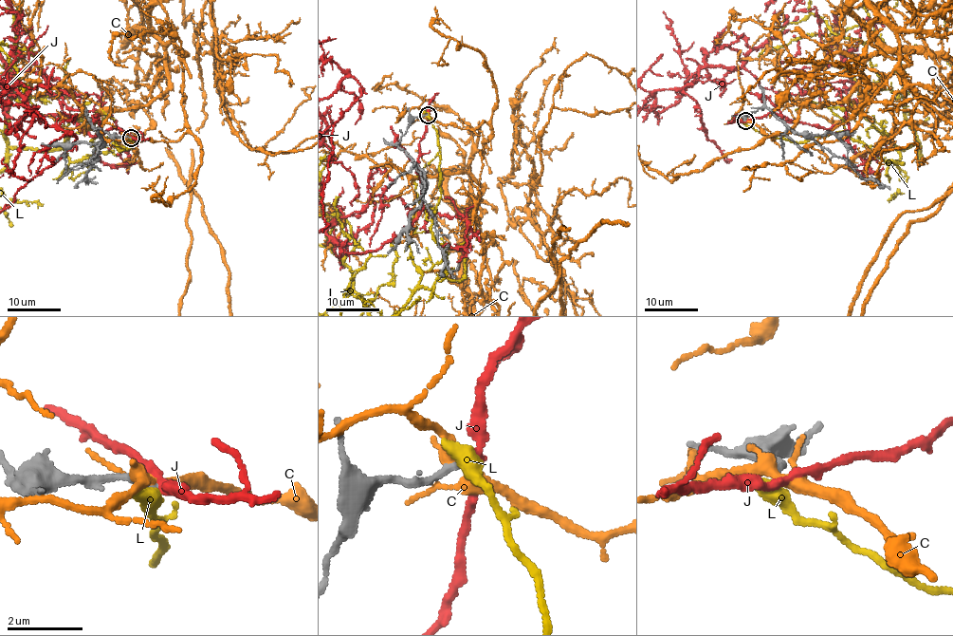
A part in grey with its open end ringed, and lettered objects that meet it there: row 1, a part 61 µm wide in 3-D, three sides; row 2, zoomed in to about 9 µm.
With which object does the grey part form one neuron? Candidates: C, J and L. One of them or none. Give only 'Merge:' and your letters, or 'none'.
Merge: none

